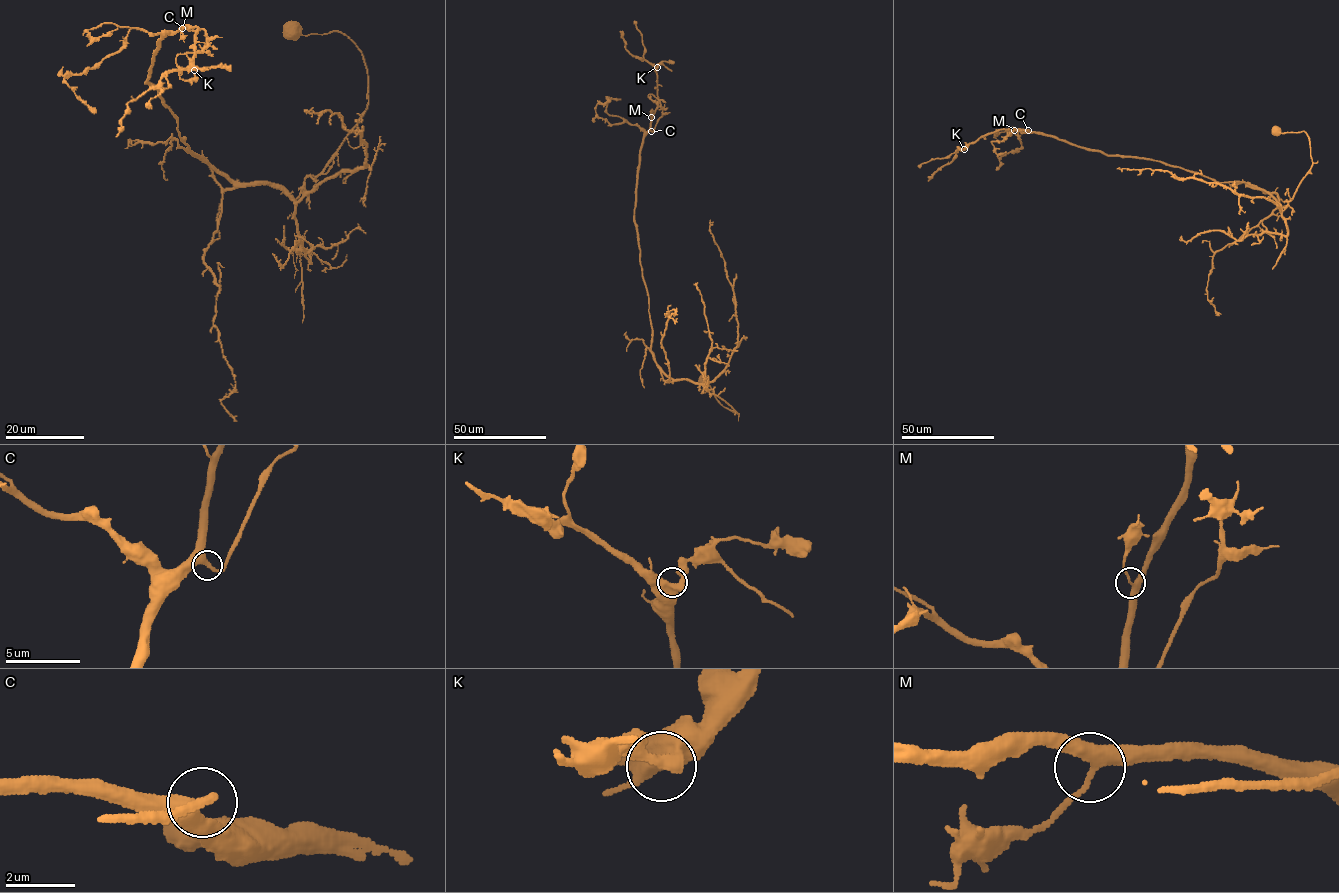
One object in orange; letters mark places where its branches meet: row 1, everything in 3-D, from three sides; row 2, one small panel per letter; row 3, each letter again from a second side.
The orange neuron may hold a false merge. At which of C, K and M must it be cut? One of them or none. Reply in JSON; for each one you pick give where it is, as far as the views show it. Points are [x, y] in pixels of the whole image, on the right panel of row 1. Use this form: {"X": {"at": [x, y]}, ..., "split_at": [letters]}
{"split_at": []}

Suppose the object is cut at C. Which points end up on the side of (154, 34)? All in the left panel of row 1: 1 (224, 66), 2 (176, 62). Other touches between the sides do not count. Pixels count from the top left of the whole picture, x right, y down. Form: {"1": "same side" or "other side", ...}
{"1": "same side", "2": "other side"}

